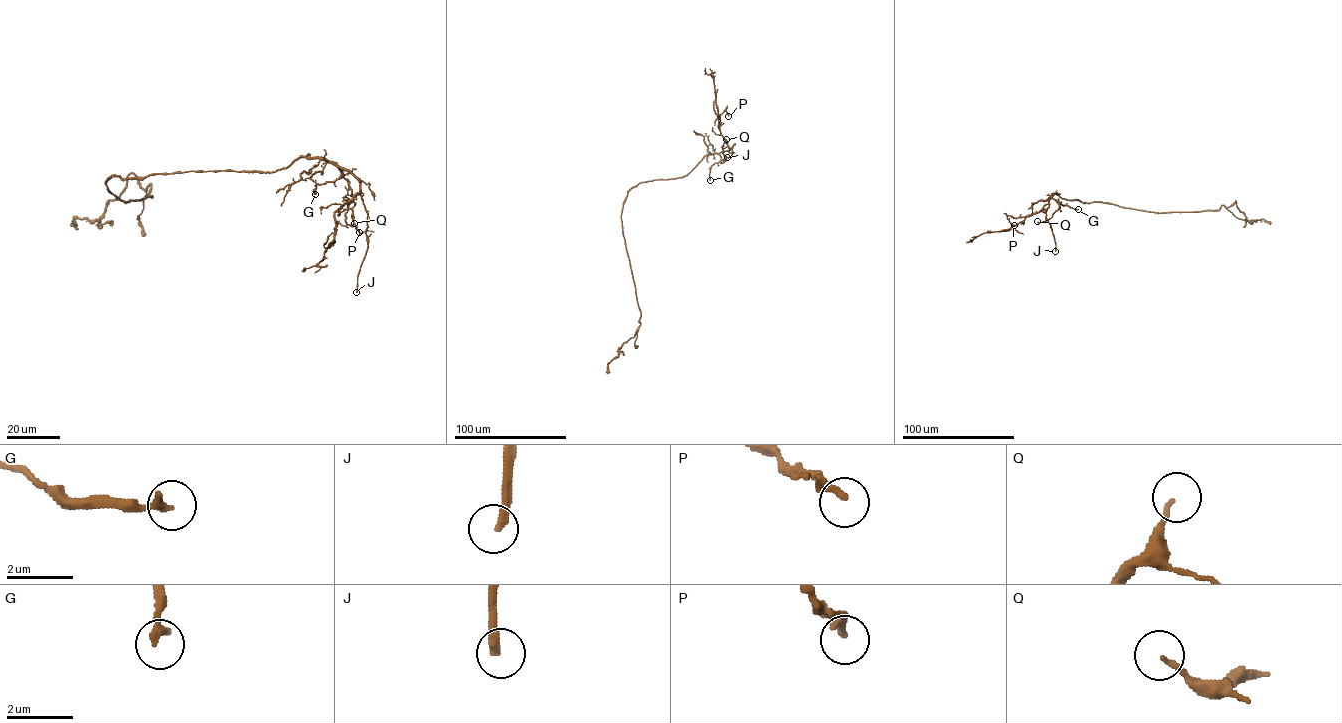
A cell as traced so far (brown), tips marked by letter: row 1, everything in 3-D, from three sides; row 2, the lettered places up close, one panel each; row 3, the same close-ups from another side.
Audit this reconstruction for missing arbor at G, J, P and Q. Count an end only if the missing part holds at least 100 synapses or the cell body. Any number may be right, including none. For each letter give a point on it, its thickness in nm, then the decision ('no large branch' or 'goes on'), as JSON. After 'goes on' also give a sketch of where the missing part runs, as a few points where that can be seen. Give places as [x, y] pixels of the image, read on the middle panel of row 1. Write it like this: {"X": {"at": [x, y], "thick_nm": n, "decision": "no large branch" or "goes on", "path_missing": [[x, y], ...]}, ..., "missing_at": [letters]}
{"G": {"at": [710, 180], "thick_nm": 240, "decision": "no large branch"}, "J": {"at": [727, 157], "thick_nm": 280, "decision": "goes on", "path_missing": [[727, 157], [744, 176]]}, "P": {"at": [728, 116], "thick_nm": 260, "decision": "no large branch"}, "Q": {"at": [726, 139], "thick_nm": 130, "decision": "no large branch"}, "missing_at": ["J"]}

